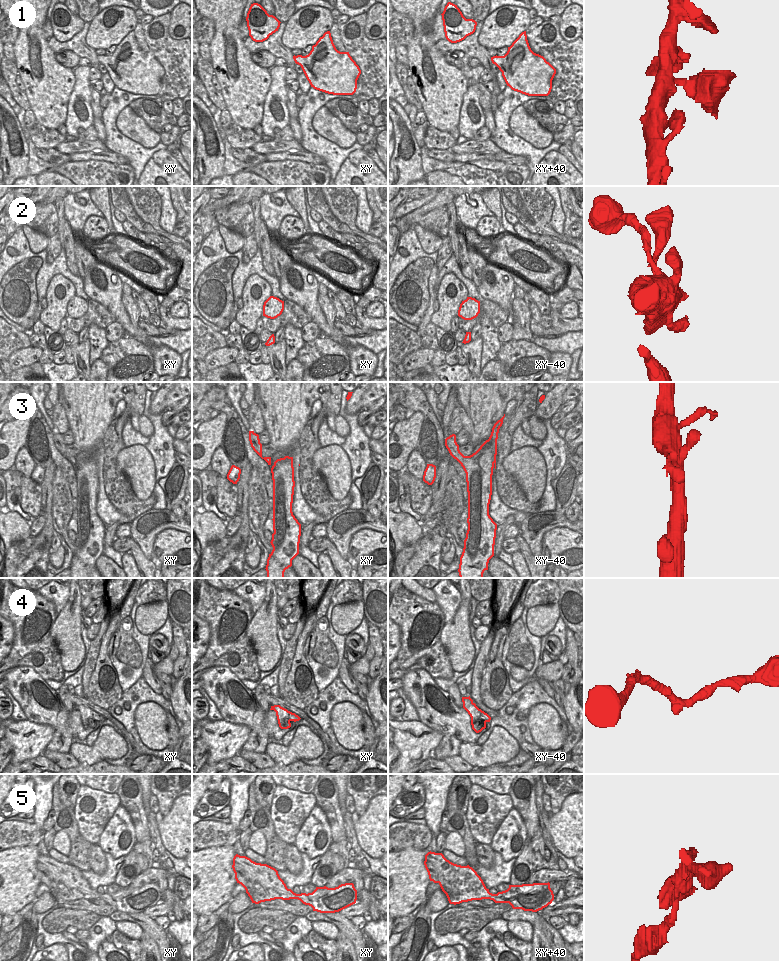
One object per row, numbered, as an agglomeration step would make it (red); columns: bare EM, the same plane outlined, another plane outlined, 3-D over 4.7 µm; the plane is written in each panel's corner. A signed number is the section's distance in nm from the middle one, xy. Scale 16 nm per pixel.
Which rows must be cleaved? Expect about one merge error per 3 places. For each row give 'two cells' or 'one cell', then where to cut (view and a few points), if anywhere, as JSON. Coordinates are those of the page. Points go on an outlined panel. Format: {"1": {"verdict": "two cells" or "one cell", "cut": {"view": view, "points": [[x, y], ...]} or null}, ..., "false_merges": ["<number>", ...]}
{"1": {"verdict": "one cell", "cut": null}, "2": {"verdict": "one cell", "cut": null}, "3": {"verdict": "one cell", "cut": null}, "4": {"verdict": "one cell", "cut": null}, "5": {"verdict": "two cells", "cut": {"view": "xy", "points": [[233, 861], [242, 866], [246, 886], [251, 891], [253, 900]]}}, "false_merges": ["5"]}

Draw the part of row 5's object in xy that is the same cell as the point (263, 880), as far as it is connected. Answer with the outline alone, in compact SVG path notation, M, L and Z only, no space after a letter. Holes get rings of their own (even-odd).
M238 854L234 856L233 862L243 866L247 879L246 887L252 891L254 899L251 901L255 904L275 899L298 899L311 906L313 911L335 913L355 904L357 900L357 890L353 883L341 884L335 888L316 887L312 893L296 894L287 888L275 868Z

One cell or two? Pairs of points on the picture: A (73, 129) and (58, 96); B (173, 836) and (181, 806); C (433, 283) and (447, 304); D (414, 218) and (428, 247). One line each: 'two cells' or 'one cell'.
A: two cells
B: one cell
C: two cells
D: two cells

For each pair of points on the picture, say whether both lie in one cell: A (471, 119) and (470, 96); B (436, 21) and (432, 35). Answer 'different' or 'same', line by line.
A: same
B: same

